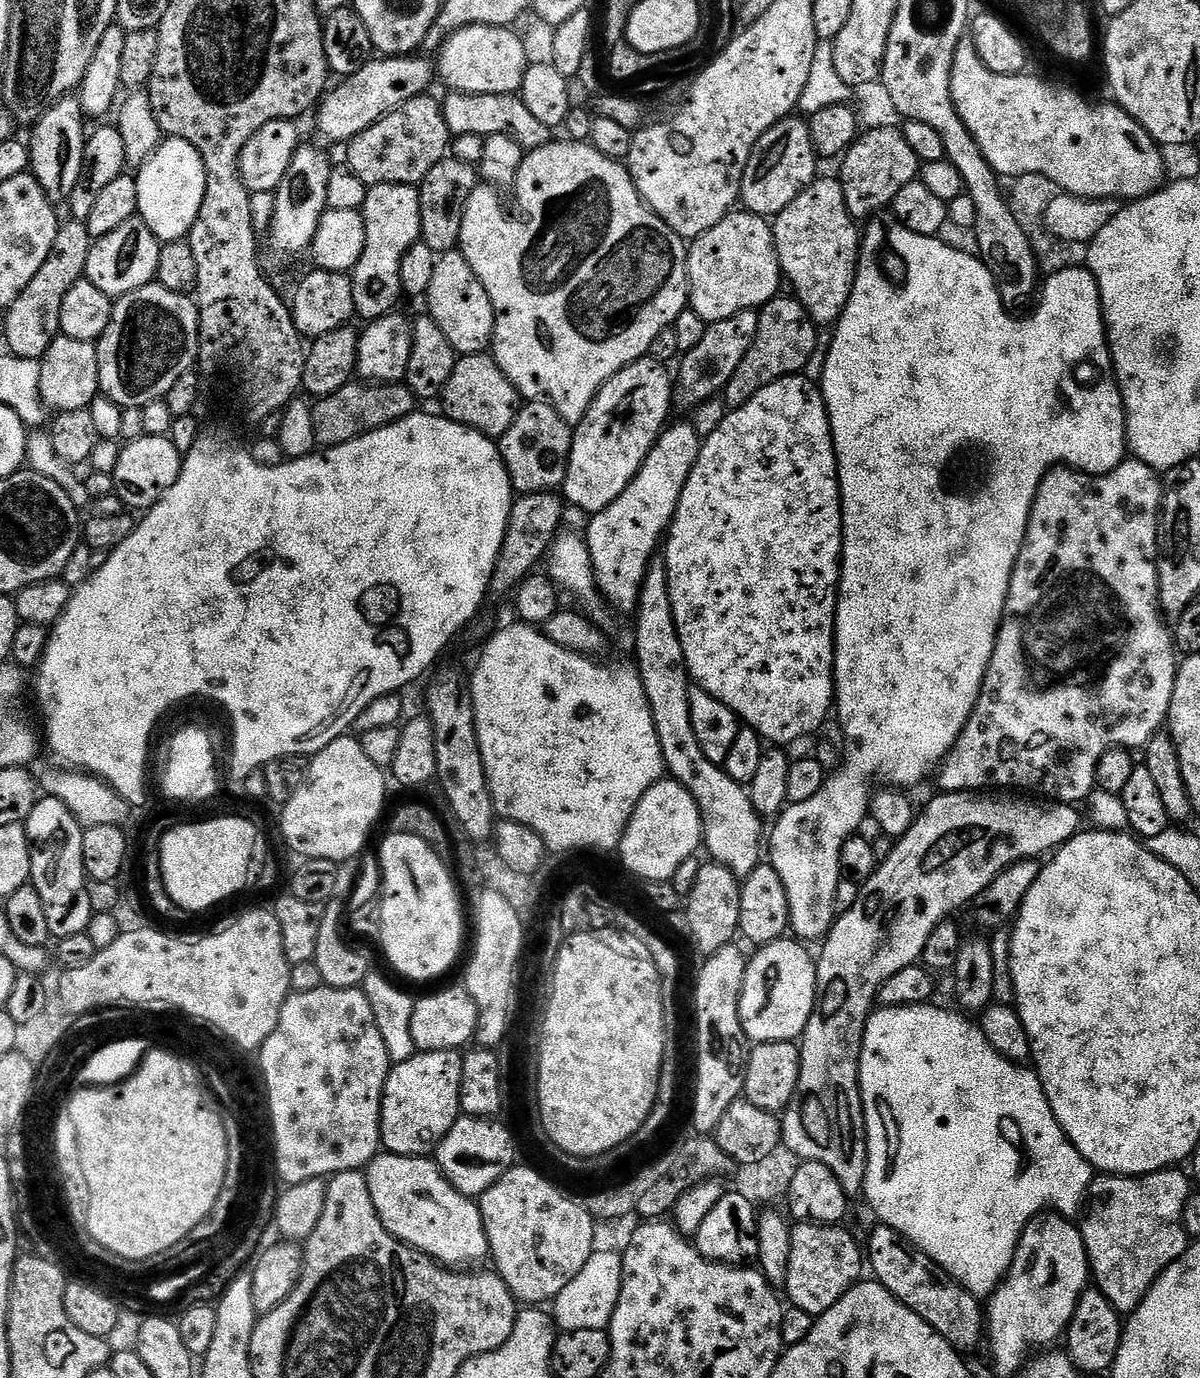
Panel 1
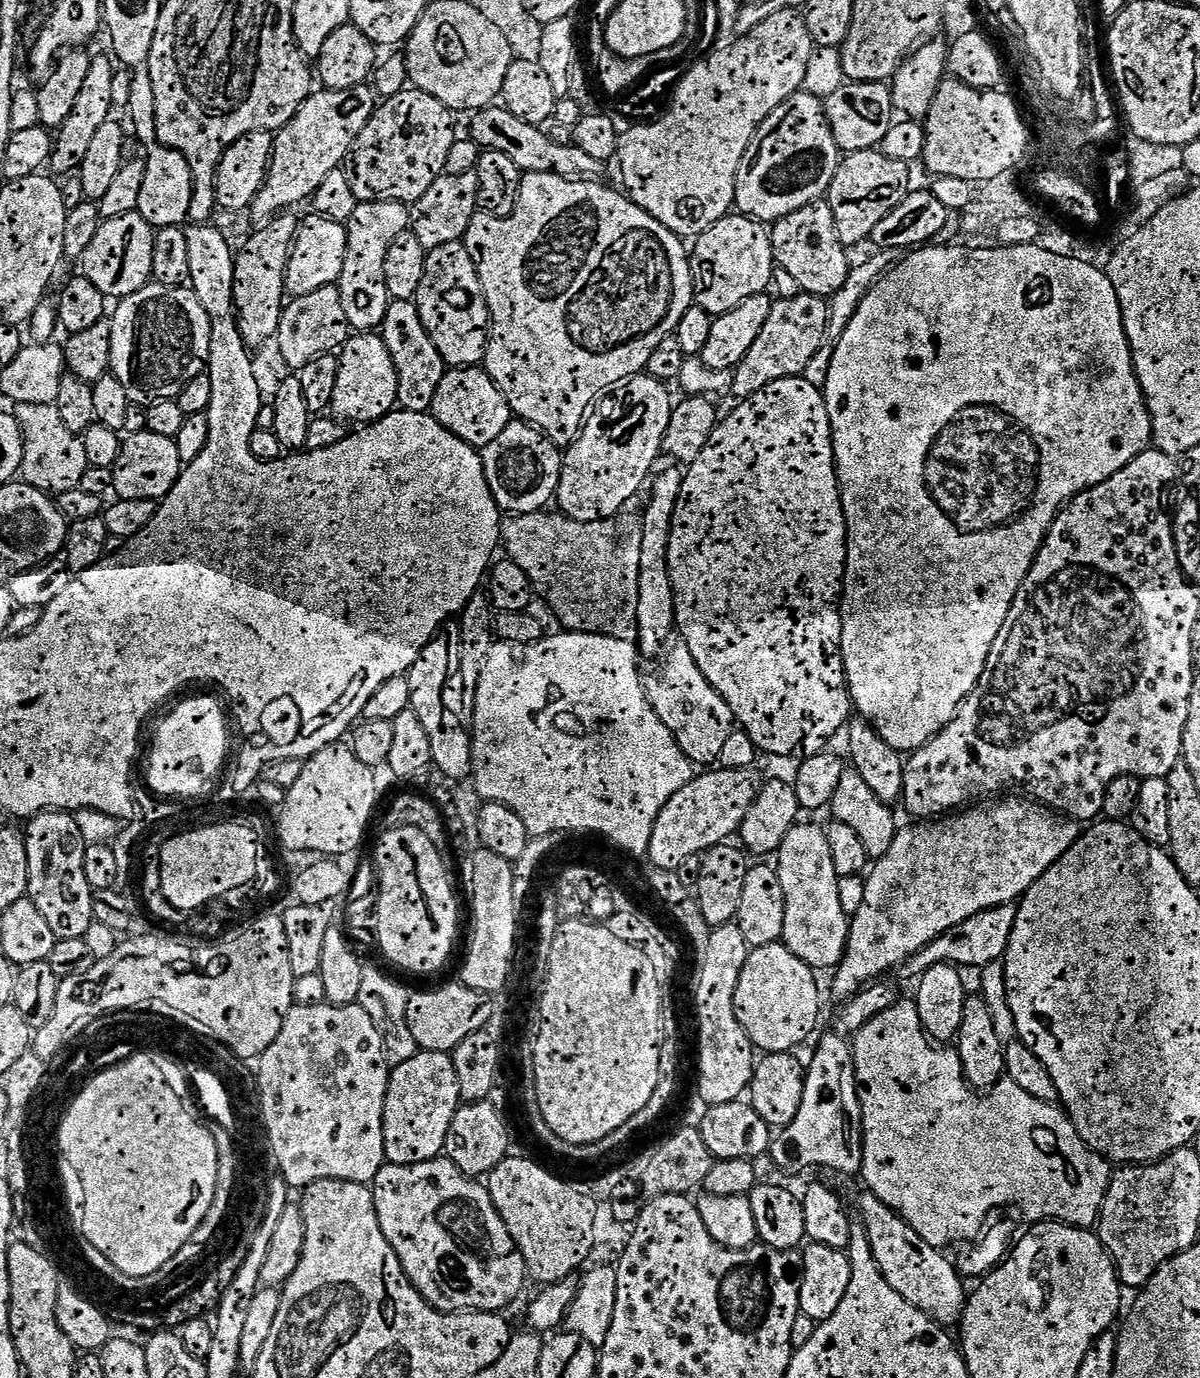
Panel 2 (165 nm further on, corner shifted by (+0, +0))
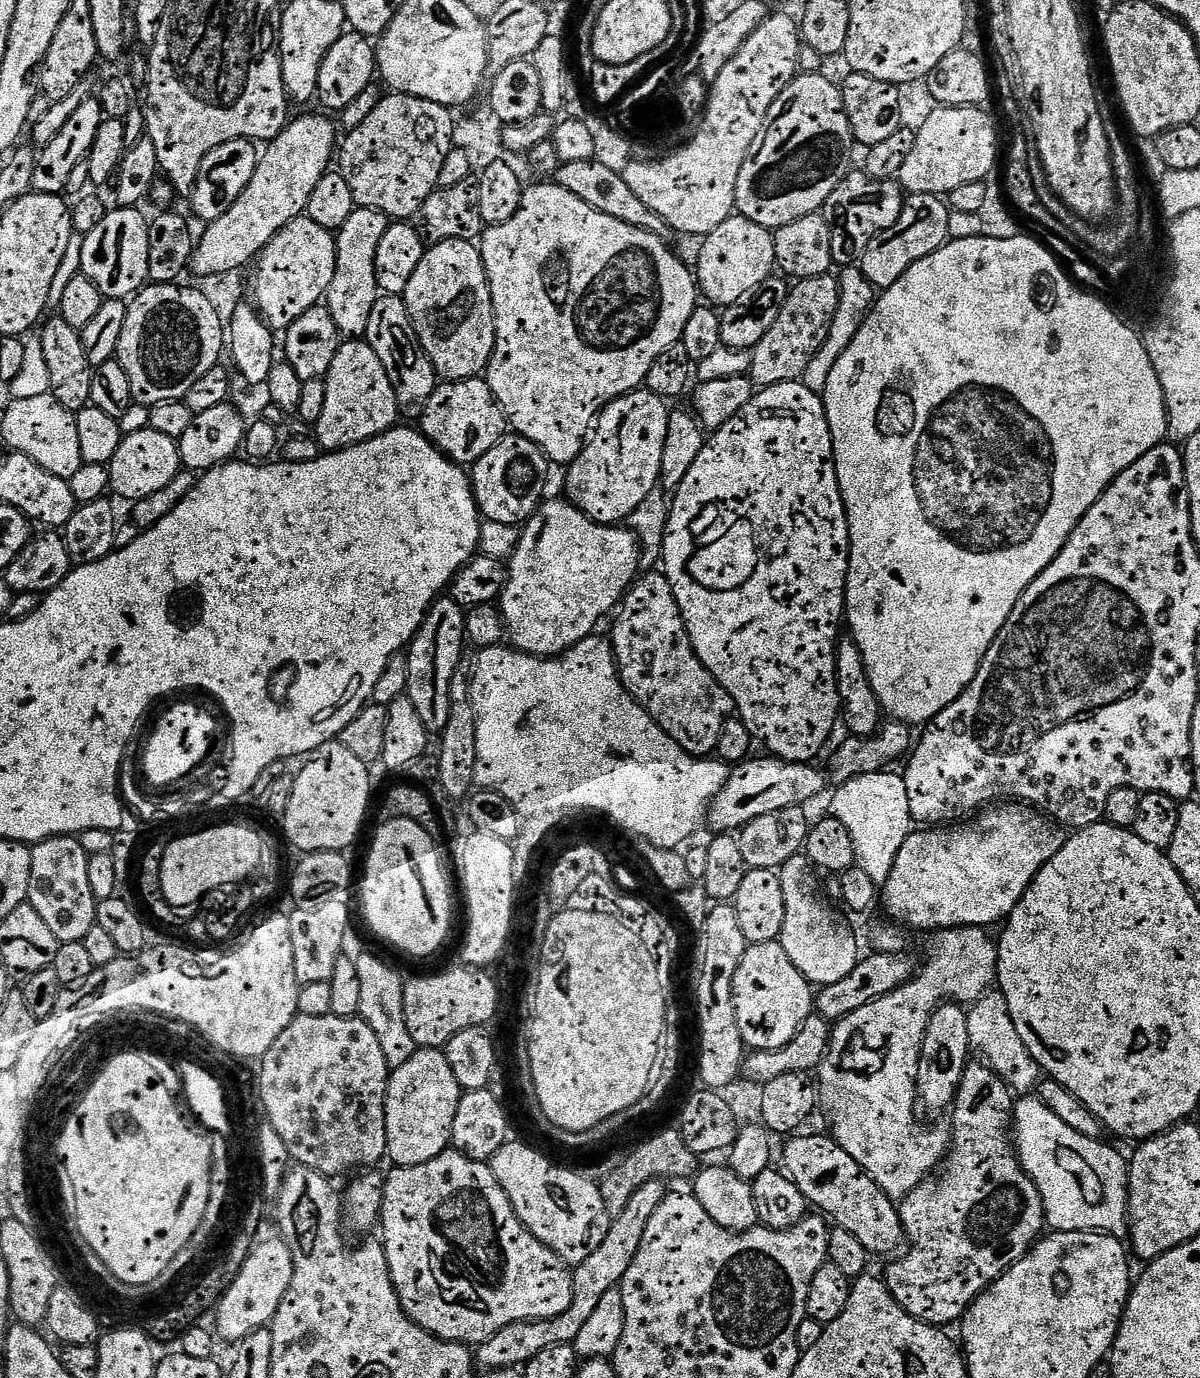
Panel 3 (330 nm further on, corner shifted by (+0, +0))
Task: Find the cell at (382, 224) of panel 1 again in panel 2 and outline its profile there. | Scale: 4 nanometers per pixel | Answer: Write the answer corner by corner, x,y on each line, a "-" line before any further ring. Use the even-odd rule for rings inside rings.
365,200
357,203
346,227
346,262
338,281
342,310
346,310
349,329
357,333
376,332
384,323
390,303
386,290
386,253
398,234
409,231
410,208
396,200

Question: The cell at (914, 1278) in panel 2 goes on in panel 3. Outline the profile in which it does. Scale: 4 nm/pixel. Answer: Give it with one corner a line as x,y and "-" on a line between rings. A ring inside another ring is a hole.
796,1134
785,1139
788,1141
784,1149
781,1152
779,1149
778,1160
780,1158
784,1163
784,1175
790,1177
798,1190
802,1190
817,1213
827,1217
835,1227
850,1230
850,1234
854,1234
873,1257
891,1257
891,1252
906,1240
897,1201
885,1194
831,1135
804,1135

